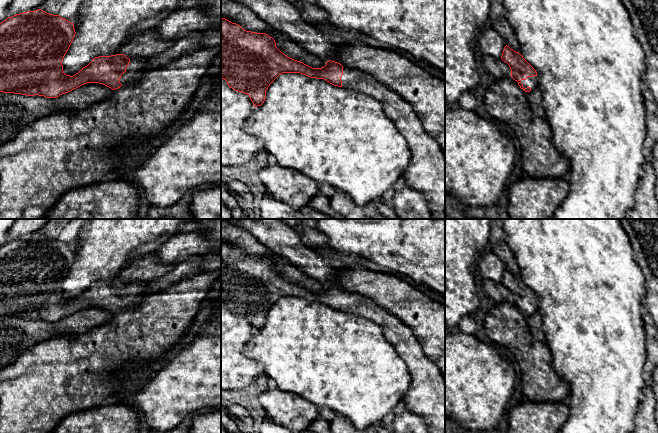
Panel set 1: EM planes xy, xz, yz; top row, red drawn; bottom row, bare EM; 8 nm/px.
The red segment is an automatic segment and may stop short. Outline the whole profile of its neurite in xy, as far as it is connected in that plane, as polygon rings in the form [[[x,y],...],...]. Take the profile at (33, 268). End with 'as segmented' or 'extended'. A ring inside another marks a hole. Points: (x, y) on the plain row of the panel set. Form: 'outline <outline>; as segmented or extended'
outline [[[41,233],[27,235],[8,241],[0,247],[0,316],[14,317],[26,320],[44,320],[57,322],[87,307],[103,308],[112,314],[122,309],[131,309],[137,306],[144,295],[148,294],[146,284],[143,282],[129,283],[124,278],[99,280],[83,291],[73,300],[66,299],[63,295],[62,285],[74,261],[74,248],[60,241],[49,238]]]; extended

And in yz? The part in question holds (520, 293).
outline [[[505,270],[501,283],[507,287],[511,293],[511,301],[518,306],[518,309],[525,316],[530,316],[538,310],[538,300],[536,294],[519,277]]]; extended

